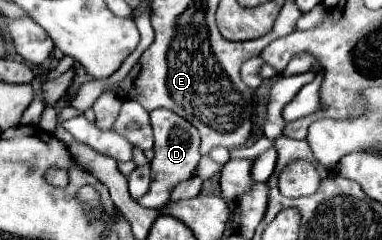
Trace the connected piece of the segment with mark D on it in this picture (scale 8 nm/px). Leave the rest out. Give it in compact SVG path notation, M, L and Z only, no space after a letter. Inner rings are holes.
M156 109L150 113L152 119L152 129L154 129L154 159L152 159L152 181L150 189L146 195L138 199L142 207L152 207L152 209L162 209L170 201L172 189L190 179L194 169L198 167L200 161L200 133L194 125L190 125L186 119L178 117L176 113L168 109Z

